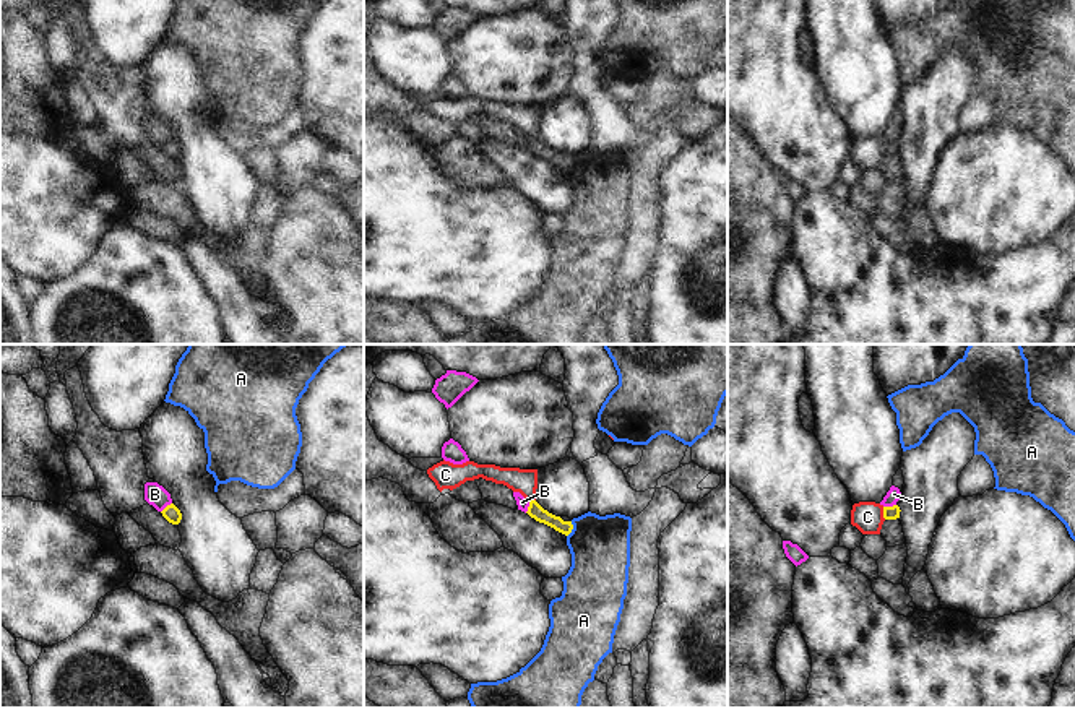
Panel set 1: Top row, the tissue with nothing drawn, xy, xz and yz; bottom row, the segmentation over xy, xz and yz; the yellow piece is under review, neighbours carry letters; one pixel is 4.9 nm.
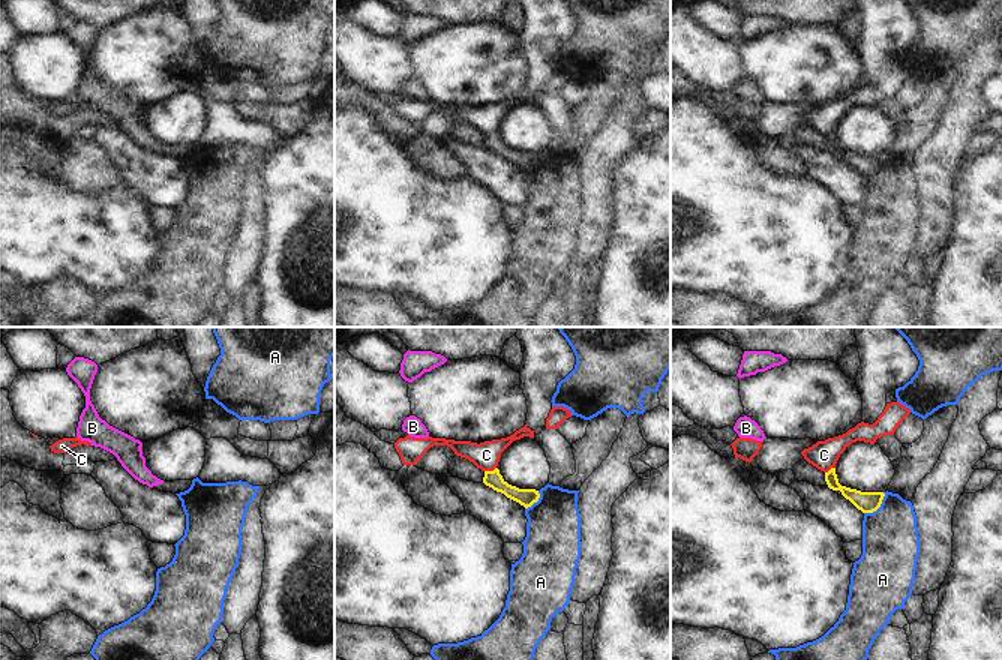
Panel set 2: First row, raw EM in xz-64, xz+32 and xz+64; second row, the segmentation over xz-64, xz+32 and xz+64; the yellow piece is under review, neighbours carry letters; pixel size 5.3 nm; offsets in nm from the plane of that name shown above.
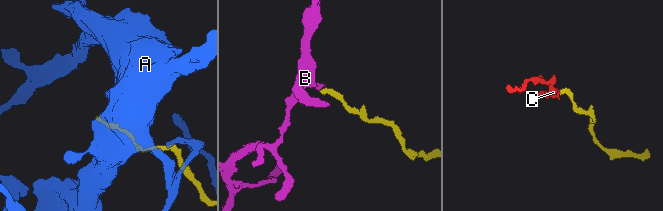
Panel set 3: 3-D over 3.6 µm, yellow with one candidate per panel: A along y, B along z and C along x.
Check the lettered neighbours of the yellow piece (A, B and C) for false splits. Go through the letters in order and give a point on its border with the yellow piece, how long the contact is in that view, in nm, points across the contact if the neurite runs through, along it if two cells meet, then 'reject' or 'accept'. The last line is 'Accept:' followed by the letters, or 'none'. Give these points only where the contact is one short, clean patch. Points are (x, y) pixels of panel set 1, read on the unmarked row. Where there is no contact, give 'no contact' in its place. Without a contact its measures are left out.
A: xz (572, 164) | 80 nm | reject
B: xz (528, 143) | 70 nm | along xz (530, 137), (525, 148) | reject
C: yz (884, 150) | 70 nm | across yz (889, 148), (884, 150), (867, 153) | accept
Accept: C

